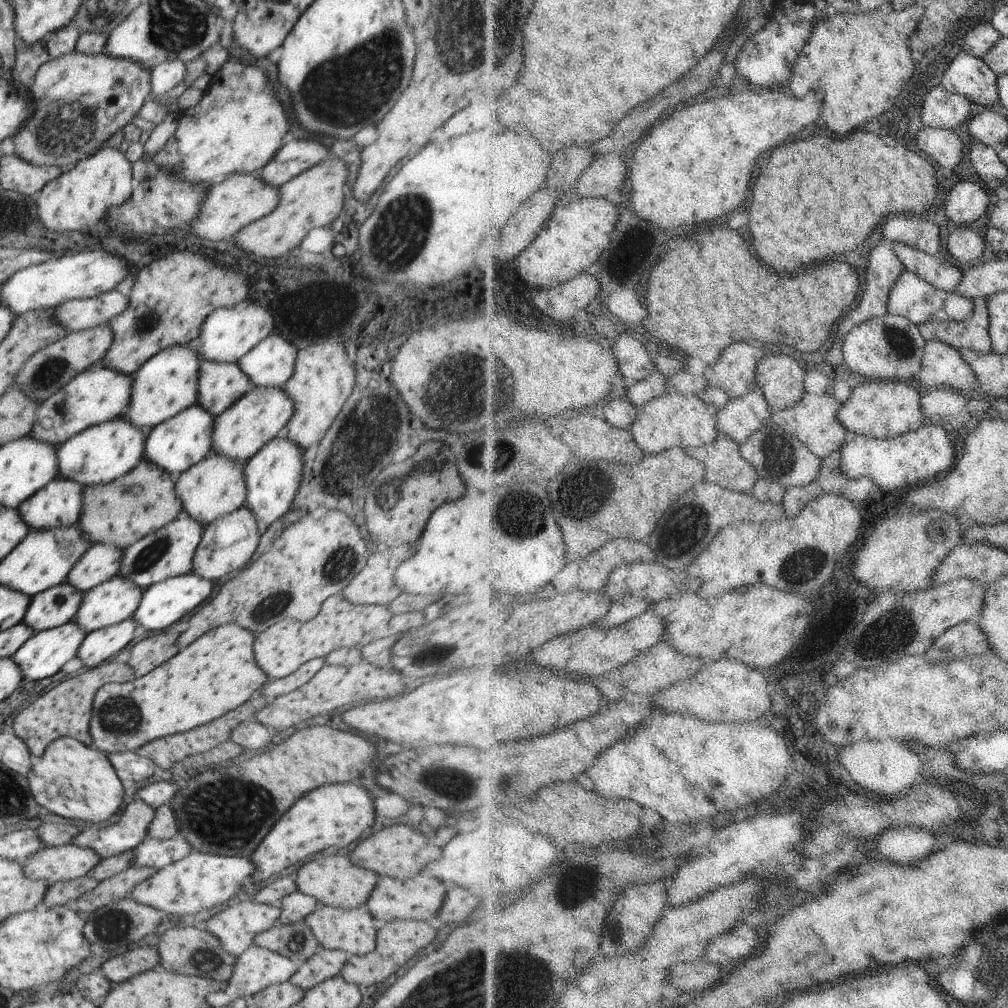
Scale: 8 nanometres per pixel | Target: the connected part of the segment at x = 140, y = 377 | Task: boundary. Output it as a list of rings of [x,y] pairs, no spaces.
[[[174,345],[155,354],[132,375],[131,399],[122,417],[147,431],[196,404],[201,362],[199,354],[188,345]]]

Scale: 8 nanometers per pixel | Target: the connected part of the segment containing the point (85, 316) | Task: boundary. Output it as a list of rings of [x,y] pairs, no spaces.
[[[114,289],[94,298],[71,300],[59,307],[52,309],[53,317],[57,323],[63,324],[67,332],[91,329],[100,325],[108,325],[109,322],[128,308],[129,296]]]

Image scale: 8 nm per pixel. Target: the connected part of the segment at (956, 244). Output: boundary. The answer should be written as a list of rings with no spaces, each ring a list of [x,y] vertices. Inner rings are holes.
[[[964,225],[949,234],[947,243],[946,248],[954,259],[972,265],[976,264],[976,258],[982,258],[986,246],[984,240],[974,230],[970,230],[970,226]]]

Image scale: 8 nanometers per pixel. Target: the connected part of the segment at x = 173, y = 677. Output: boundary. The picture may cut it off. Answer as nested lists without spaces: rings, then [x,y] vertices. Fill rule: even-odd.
[[[223,624],[200,636],[188,648],[184,648],[174,658],[163,662],[148,674],[135,677],[125,683],[105,684],[95,694],[89,724],[89,733],[94,740],[93,744],[96,744],[95,748],[100,748],[107,754],[135,751],[157,738],[176,735],[206,725],[214,718],[244,704],[270,679],[267,672],[260,668],[257,660],[254,660],[252,640],[254,640],[252,632],[248,632],[239,624]]]

